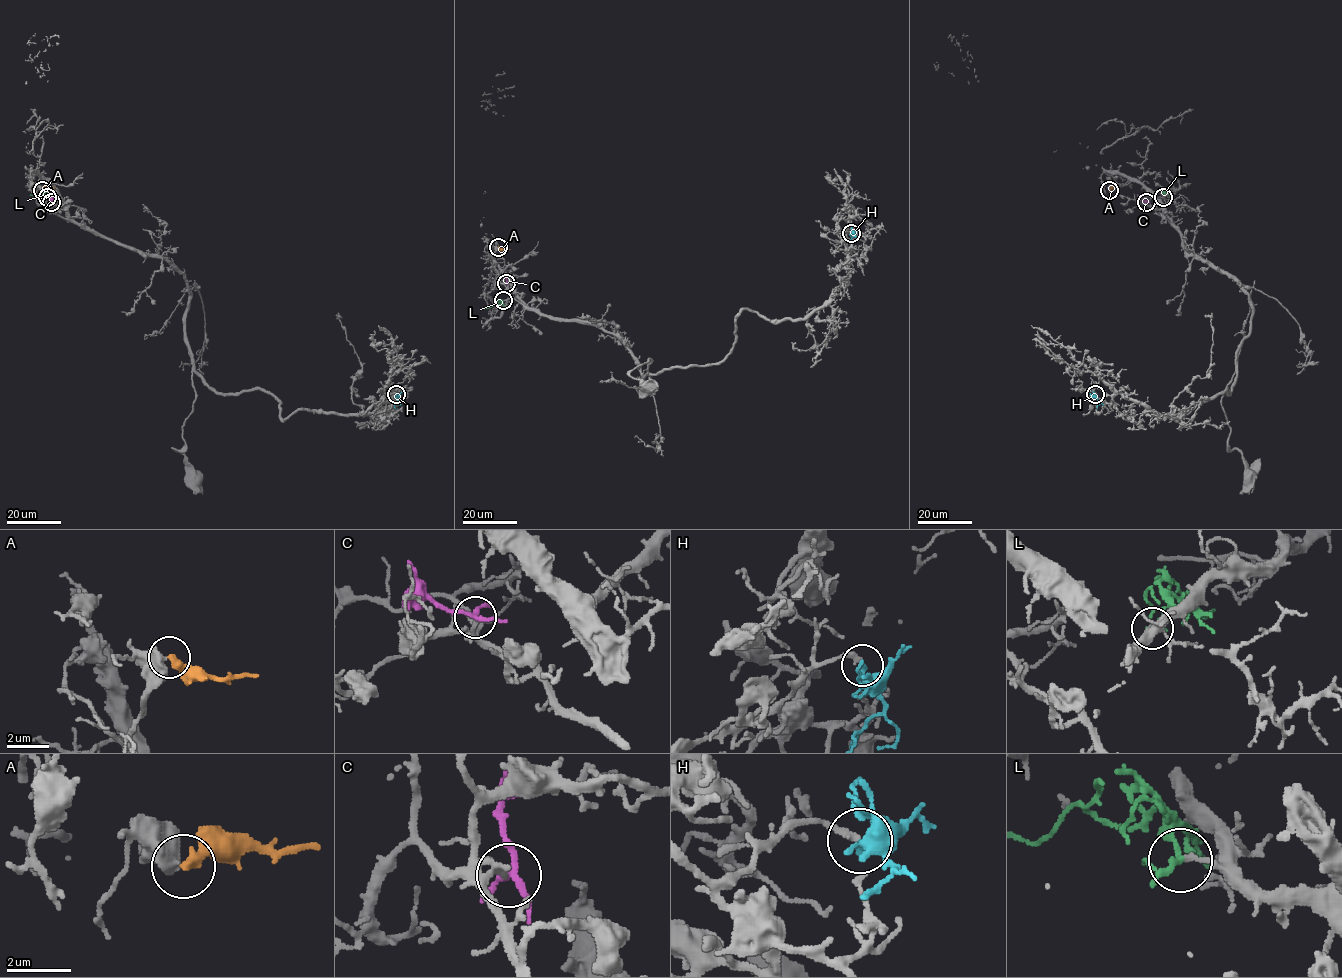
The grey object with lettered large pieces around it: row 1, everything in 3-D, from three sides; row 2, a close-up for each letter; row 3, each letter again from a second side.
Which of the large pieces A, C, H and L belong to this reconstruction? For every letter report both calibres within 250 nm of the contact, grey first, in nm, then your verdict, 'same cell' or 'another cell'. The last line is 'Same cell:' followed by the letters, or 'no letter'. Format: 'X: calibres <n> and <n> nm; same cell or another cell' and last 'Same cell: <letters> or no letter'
A: calibres 650 and 360 nm; another cell
C: calibres 170 and 190 nm; same cell
H: calibres 200 and 170 nm; another cell
L: calibres 170 and 180 nm; same cell
Same cell: C, L

